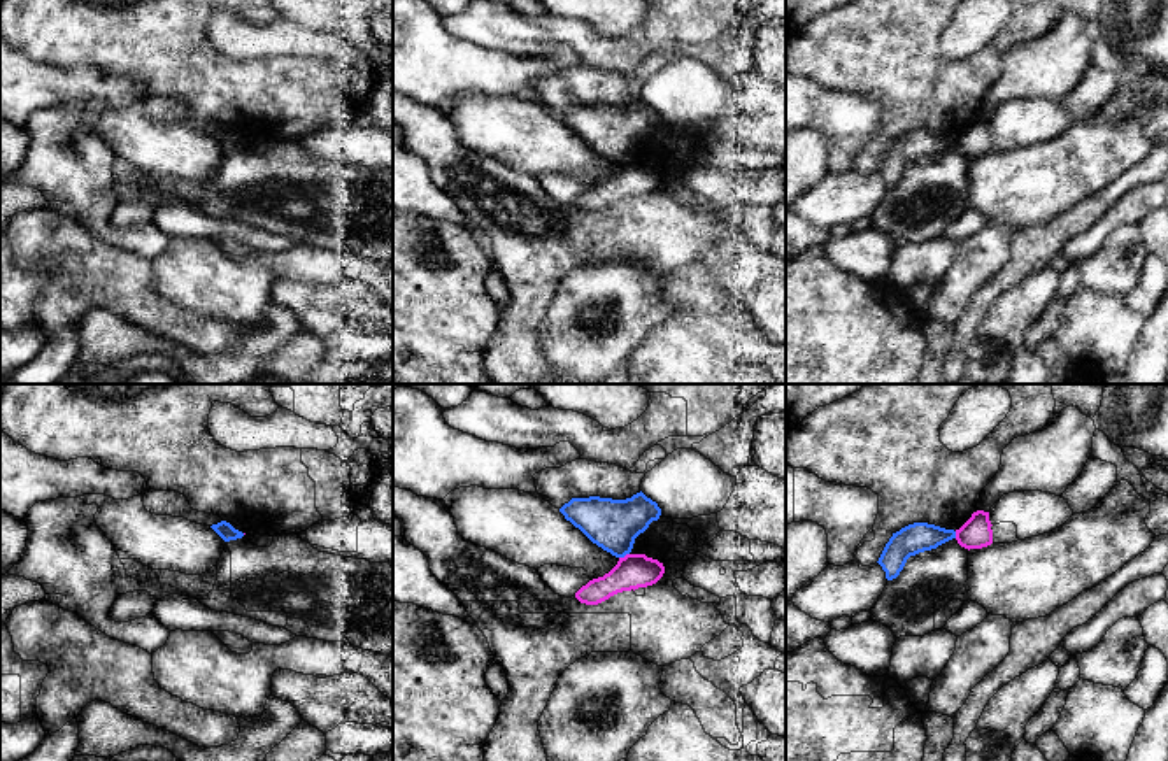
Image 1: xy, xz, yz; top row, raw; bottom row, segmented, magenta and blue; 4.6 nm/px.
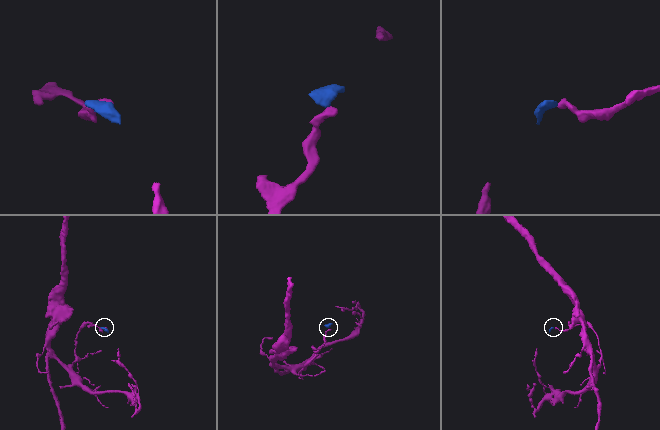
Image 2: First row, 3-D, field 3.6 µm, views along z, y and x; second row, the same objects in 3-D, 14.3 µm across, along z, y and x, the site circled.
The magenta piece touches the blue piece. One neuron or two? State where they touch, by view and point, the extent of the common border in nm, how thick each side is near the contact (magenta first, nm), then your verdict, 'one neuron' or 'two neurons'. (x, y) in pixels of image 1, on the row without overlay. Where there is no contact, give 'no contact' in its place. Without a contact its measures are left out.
xz (625, 163) | 50 nm | 160/240 nm | two neurons

